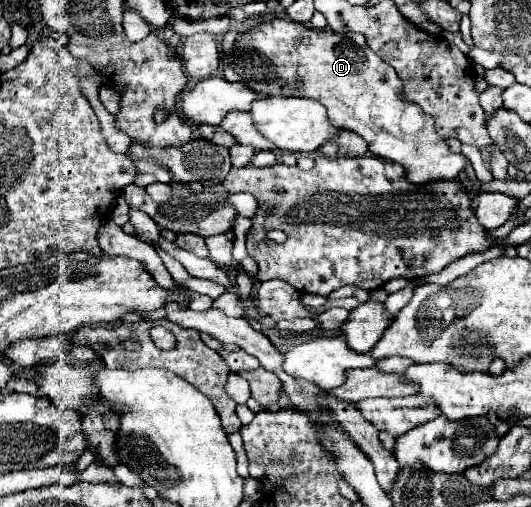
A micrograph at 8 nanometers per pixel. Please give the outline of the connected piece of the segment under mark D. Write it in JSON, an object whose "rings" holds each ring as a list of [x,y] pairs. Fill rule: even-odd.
{"rings":[[[282,18],[262,22],[252,30],[238,34],[232,50],[224,52],[224,78],[228,82],[242,82],[262,96],[306,96],[322,102],[328,108],[330,122],[360,134],[368,142],[372,156],[404,166],[410,182],[414,184],[426,184],[442,178],[454,180],[464,172],[466,158],[462,154],[454,154],[448,148],[448,142],[436,134],[434,118],[424,114],[418,104],[400,98],[400,76],[366,46],[366,38],[362,38],[362,34],[338,34],[332,30],[320,32]]]}

